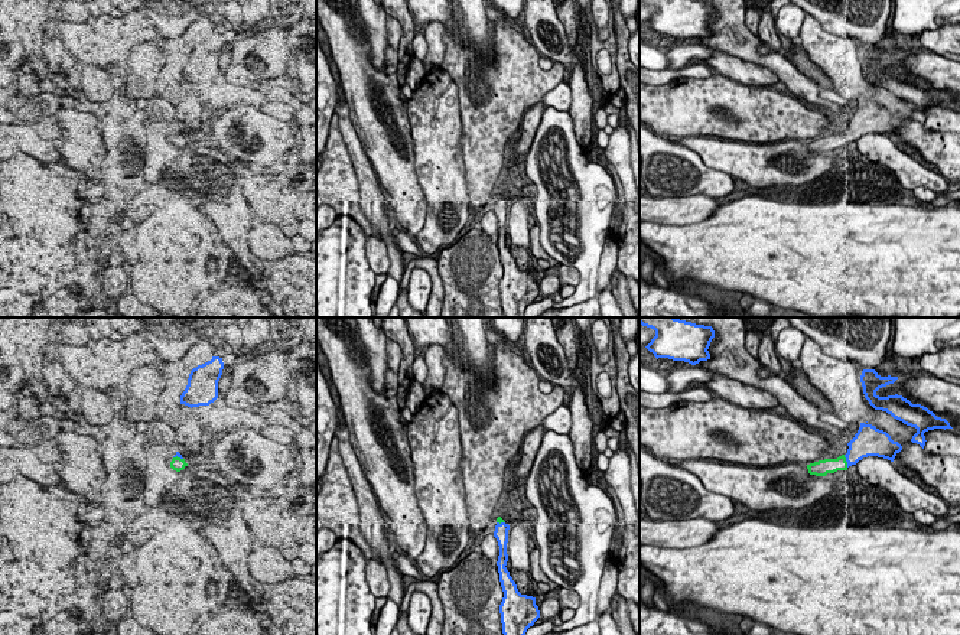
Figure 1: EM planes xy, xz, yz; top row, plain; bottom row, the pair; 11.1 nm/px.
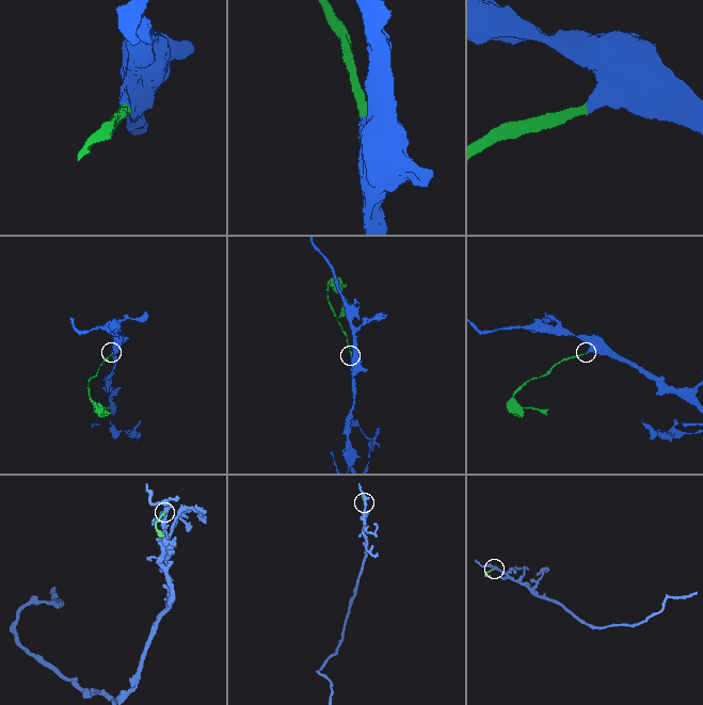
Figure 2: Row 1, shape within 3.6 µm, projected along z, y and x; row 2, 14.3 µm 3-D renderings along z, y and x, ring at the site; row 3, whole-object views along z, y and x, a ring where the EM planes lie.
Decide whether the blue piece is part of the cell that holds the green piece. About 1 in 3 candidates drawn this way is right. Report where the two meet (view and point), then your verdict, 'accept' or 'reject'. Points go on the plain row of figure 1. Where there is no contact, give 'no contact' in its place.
meets green in yz at (845, 137); accept

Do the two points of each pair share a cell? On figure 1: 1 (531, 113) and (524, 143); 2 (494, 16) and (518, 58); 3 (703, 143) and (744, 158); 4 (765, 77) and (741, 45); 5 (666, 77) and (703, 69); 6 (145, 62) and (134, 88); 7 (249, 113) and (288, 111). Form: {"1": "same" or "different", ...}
{"1": "same", "2": "same", "3": "same", "4": "different", "5": "same", "6": "same", "7": "different"}

